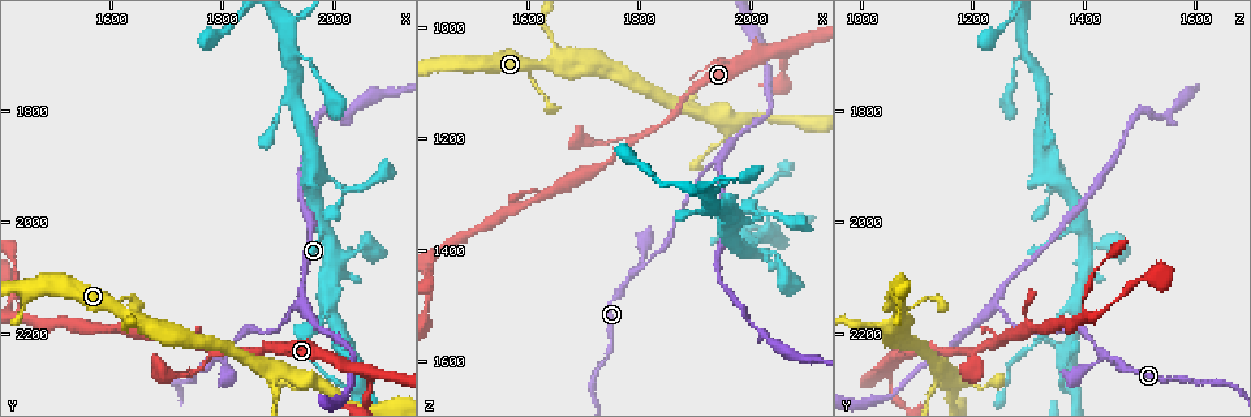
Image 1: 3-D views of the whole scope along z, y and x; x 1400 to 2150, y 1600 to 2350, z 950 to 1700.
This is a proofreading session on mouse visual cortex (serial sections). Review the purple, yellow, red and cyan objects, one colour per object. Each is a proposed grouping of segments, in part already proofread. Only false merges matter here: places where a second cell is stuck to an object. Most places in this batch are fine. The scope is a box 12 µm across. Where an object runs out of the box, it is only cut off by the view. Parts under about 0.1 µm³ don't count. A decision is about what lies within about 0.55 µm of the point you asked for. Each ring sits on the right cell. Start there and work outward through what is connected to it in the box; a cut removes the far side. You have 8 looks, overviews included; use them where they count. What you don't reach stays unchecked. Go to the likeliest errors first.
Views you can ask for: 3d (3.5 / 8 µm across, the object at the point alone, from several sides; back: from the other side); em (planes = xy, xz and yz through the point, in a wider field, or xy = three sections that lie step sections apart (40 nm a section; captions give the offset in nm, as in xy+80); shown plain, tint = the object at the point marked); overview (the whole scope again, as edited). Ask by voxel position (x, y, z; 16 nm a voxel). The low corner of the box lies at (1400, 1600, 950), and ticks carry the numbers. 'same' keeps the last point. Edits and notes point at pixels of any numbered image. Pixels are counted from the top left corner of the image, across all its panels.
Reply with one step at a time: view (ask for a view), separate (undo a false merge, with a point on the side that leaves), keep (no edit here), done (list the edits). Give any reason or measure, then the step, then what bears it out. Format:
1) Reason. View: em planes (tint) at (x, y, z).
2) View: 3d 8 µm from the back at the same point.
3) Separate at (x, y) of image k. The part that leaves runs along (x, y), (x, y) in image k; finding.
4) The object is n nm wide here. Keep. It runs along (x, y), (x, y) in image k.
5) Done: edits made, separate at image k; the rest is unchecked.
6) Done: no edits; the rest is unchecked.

Thick turns thin. View: 3d 3.5 µm at (1800, 2235, 1430).

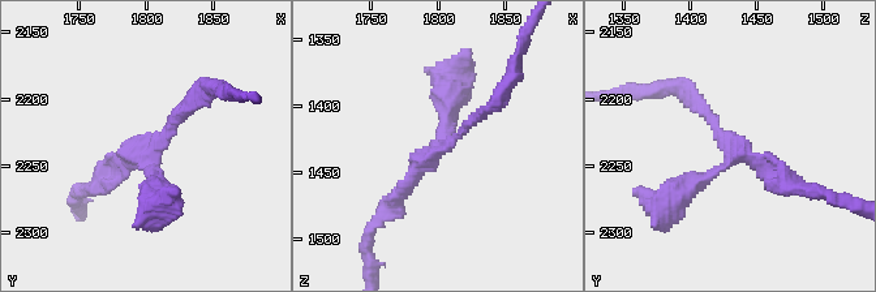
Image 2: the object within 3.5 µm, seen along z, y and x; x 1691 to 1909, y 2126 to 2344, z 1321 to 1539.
3 arms meet here; the arms are 150, 200, 250 nm wide; shape alone is not enough. View: em xy step 3 (tint) at (1798, 2238, 1434).

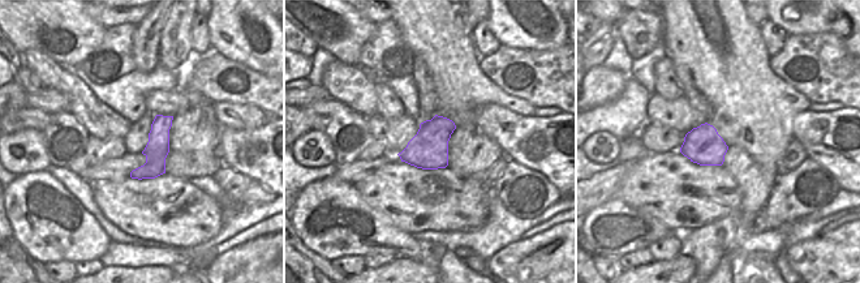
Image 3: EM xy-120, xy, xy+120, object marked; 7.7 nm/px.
Another direction. View: em xy step 5 (tint) at the same point.

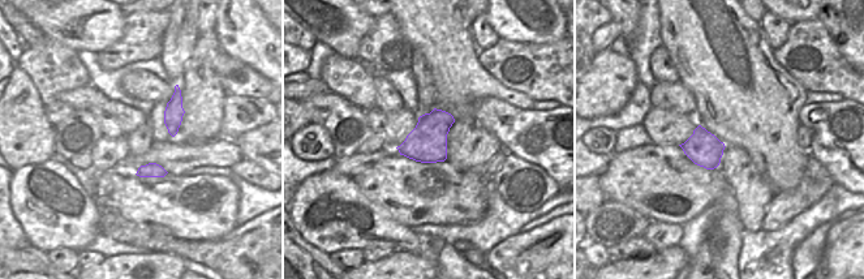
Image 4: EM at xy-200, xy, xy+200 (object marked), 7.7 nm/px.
Keep. Continuous, no second cell.

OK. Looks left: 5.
View: 3d 3.5 µm at (1940, 2145, 1240).

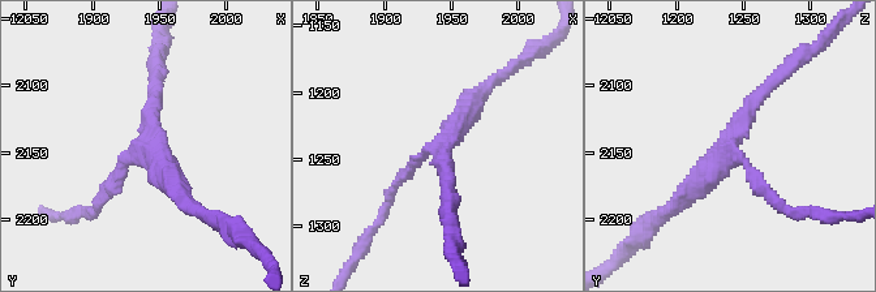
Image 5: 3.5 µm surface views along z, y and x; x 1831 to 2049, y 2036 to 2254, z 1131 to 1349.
The arms are 150, 200, 300 nm wide. Keep. One cell here.

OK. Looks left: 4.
Side arm on a straight run. View: 3d 8 µm at (1930, 1700, 1305).

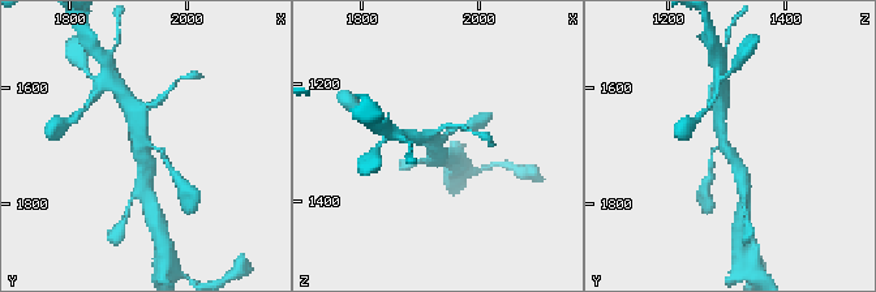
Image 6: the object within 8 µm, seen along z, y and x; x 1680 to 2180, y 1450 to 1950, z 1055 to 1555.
3 arms meet here; the arms are 100, 300, 350 nm wide. View: em xy step 1 (tint) at (1930, 1705, 1300).

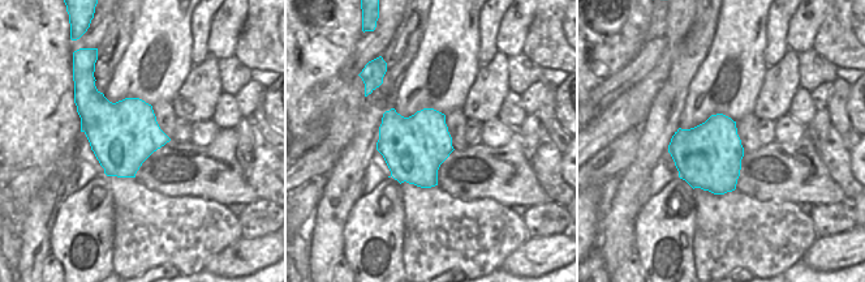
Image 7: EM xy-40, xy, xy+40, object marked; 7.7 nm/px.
The object is 480 nm wide here. Keep. It runs along (742, 181), (722, 142), (718, 112) in image 6; one cell here.

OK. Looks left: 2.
Arms part here. View: 3d 8 µm at (1785, 2230, 1205).

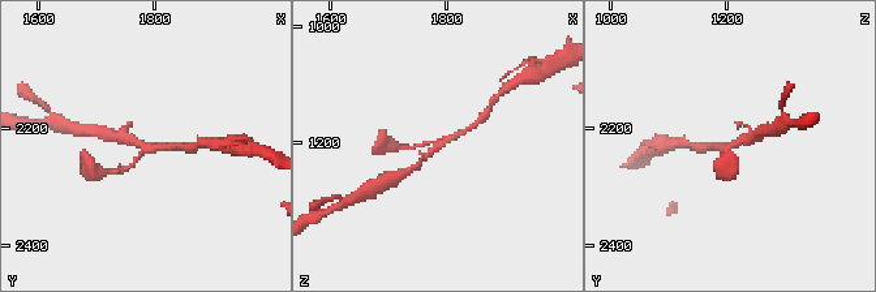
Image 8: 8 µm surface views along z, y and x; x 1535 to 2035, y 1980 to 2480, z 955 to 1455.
3 arms meet here; the arms are 150, 200, 200 nm wide. View: em xy step 1 (tint) at (1785, 2235, 1205).

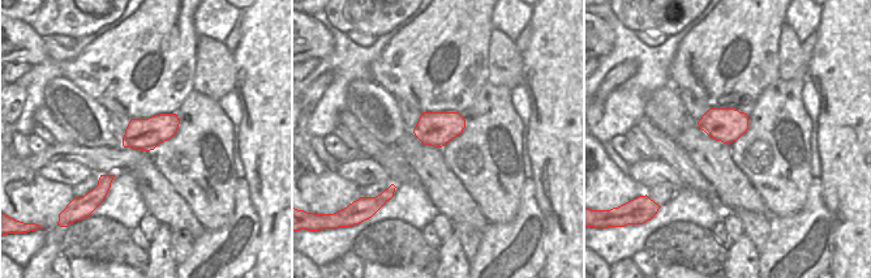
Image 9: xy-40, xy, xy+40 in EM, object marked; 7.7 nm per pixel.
Keep. It runs along (473, 125), (436, 147), (412, 170) in image 8; continuous, no second cell.

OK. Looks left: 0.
Done: no edits; the rest is unchecked.

